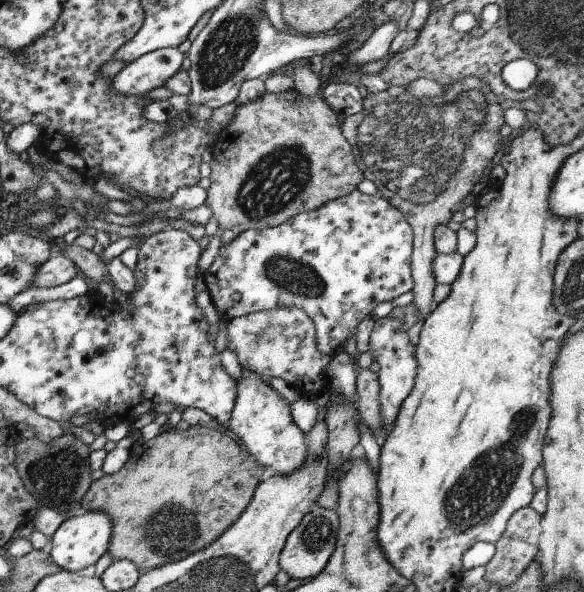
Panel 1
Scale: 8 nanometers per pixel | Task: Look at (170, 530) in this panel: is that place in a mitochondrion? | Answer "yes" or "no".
yes

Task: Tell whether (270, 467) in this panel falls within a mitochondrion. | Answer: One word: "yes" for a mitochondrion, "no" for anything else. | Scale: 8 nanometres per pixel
no

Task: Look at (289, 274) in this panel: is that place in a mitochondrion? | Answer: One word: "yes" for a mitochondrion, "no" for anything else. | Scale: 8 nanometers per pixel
yes

